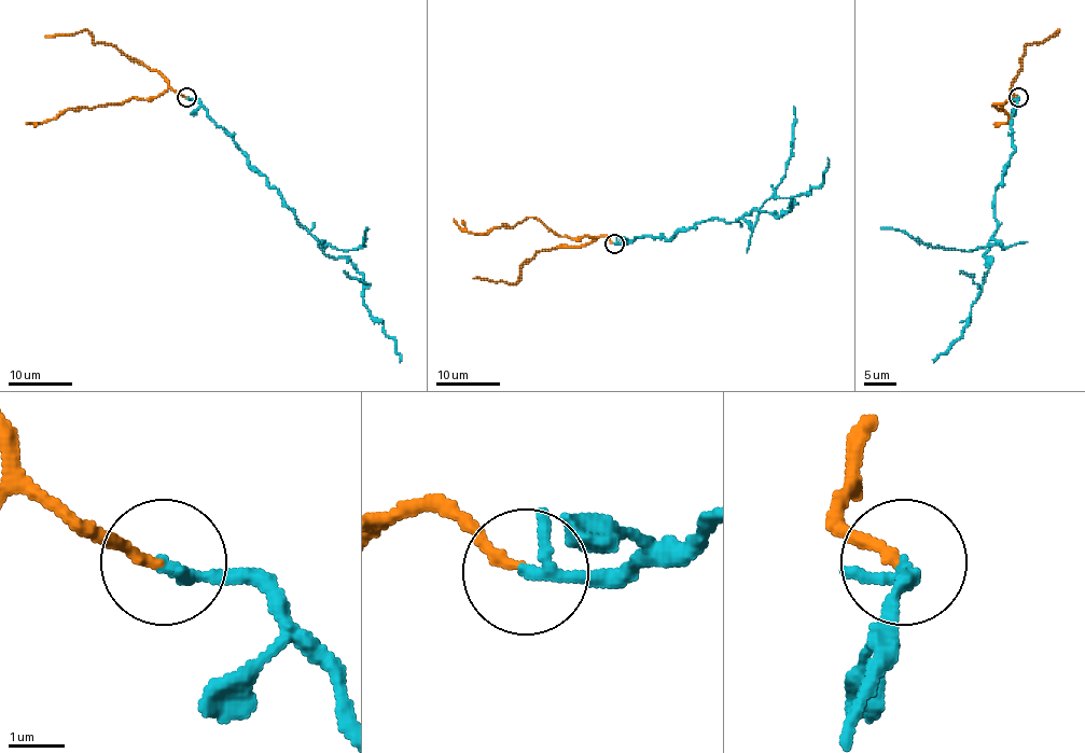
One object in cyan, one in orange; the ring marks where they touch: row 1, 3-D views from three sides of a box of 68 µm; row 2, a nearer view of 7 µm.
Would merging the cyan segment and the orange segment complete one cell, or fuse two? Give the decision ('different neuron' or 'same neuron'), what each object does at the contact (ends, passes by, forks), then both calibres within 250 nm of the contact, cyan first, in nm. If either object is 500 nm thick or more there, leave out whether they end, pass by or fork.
different neuron; cyan ends there; orange ends there; 280 nm thick on the cyan side, 170 nm on the other

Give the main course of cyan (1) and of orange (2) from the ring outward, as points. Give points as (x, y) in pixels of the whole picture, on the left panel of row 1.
1: (186, 97), (232, 138), (322, 251), (348, 260), (362, 275), (367, 310), (394, 342), (400, 362)
2: (186, 97), (169, 88), (147, 100), (130, 98), (105, 107), (68, 108), (26, 124)

